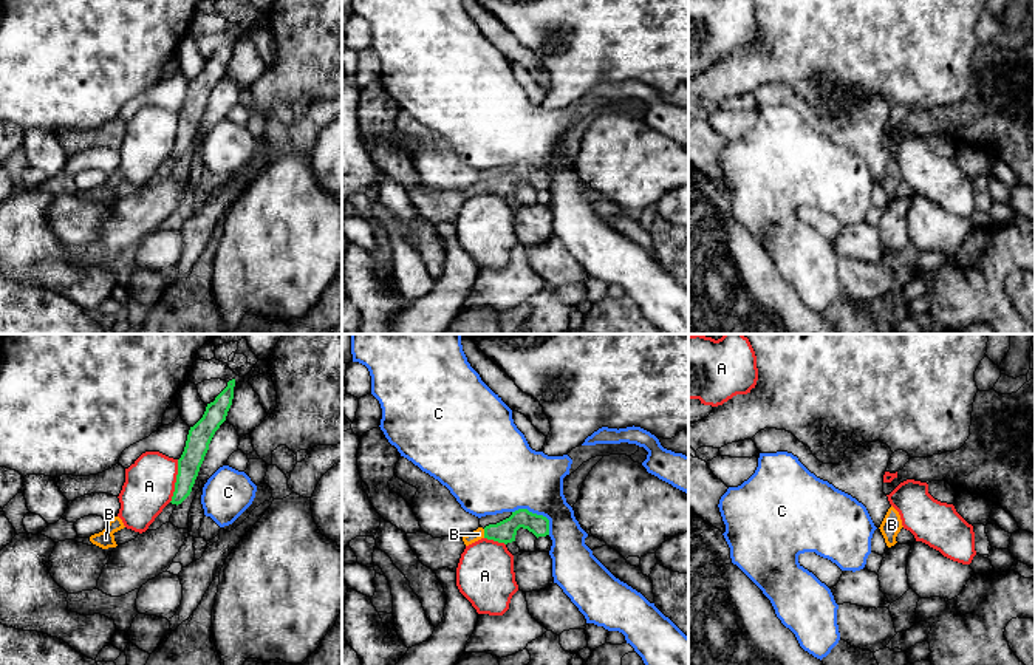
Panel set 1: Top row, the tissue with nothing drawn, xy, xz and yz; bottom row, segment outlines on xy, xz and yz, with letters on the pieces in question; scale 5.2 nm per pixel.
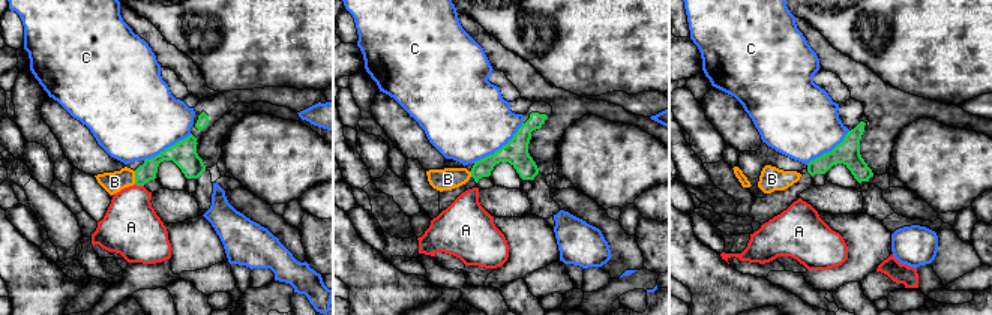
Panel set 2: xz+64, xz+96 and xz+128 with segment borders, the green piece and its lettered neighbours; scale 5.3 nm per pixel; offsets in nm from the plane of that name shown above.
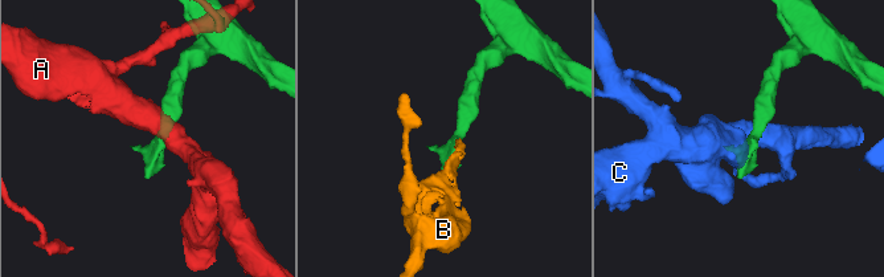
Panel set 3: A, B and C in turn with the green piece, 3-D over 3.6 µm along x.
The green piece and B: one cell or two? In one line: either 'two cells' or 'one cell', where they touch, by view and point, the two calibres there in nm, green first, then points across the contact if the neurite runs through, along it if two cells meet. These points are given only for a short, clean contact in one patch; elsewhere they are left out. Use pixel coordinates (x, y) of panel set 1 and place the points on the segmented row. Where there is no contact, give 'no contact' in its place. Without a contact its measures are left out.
one cell | xz (485, 534) | 120/60 nm | across xz (505, 531), (485, 534), (478, 534)

